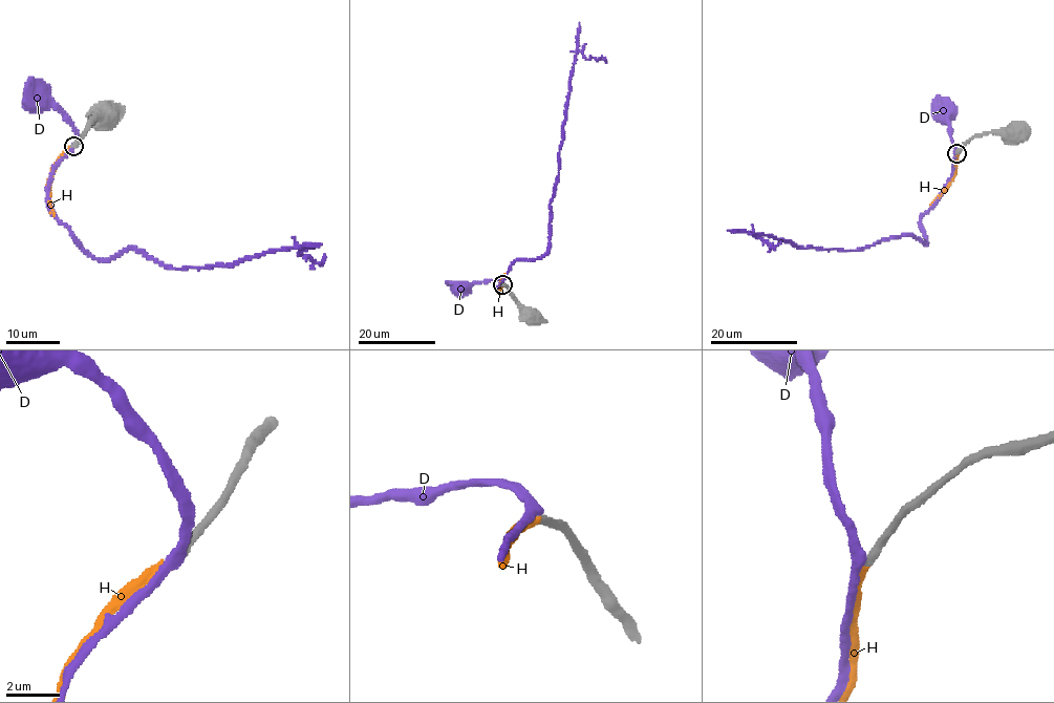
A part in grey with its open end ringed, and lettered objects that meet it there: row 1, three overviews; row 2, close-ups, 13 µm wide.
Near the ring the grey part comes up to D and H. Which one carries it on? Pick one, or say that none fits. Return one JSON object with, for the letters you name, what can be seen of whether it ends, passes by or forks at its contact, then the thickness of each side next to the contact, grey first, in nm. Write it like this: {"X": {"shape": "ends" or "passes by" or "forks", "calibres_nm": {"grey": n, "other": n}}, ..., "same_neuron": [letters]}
{"H": {"shape": "ends", "calibres_nm": {"grey": 320, "other": 320}}, "same_neuron": ["H"]}

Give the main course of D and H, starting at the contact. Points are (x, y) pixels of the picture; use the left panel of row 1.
D: (76, 145), (54, 169), (47, 198), (95, 258), (141, 249), (193, 268), (298, 247), (317, 262), (324, 255)
H: (73, 145), (59, 161), (51, 175), (48, 193), (52, 214)

